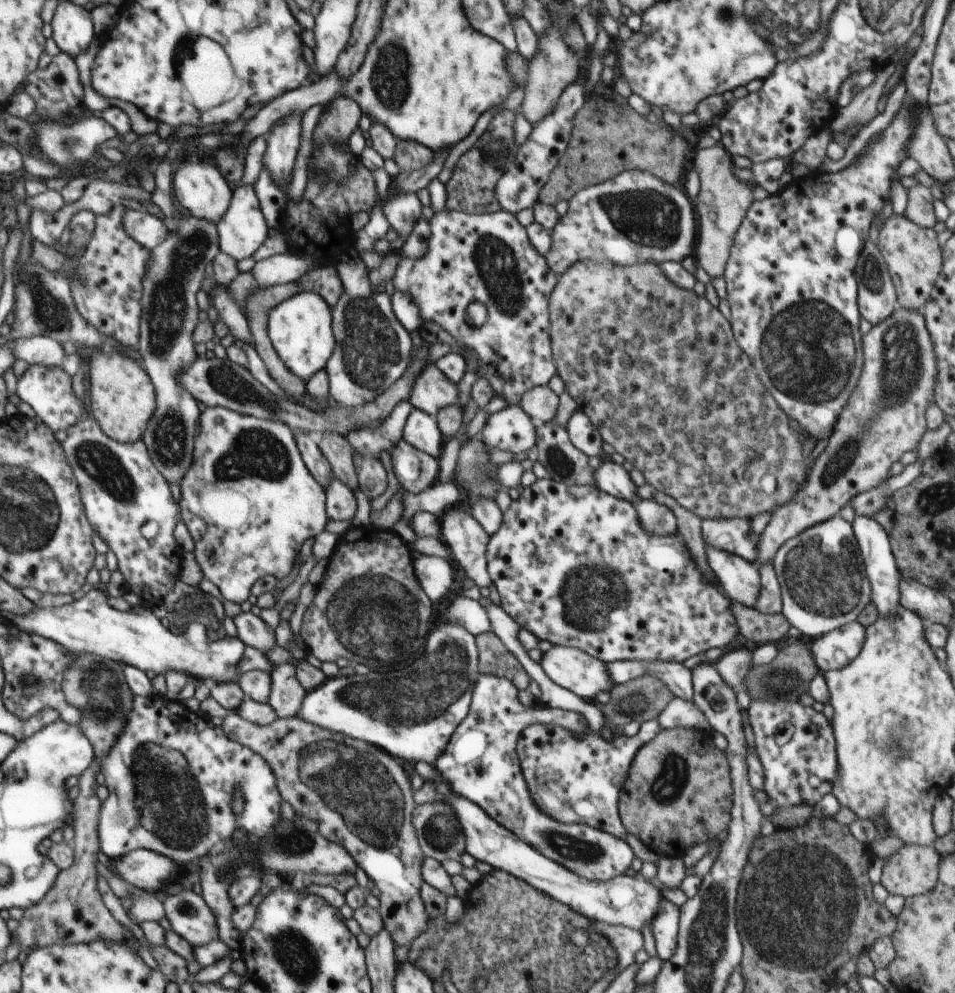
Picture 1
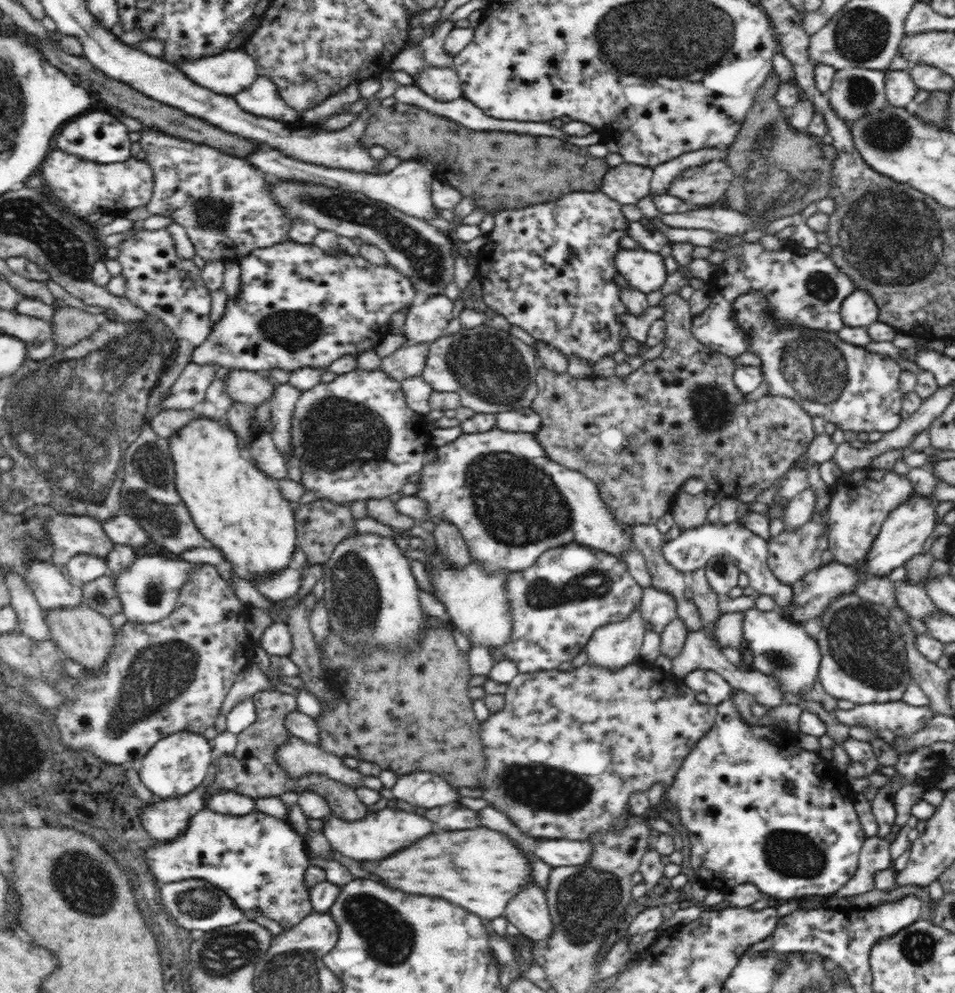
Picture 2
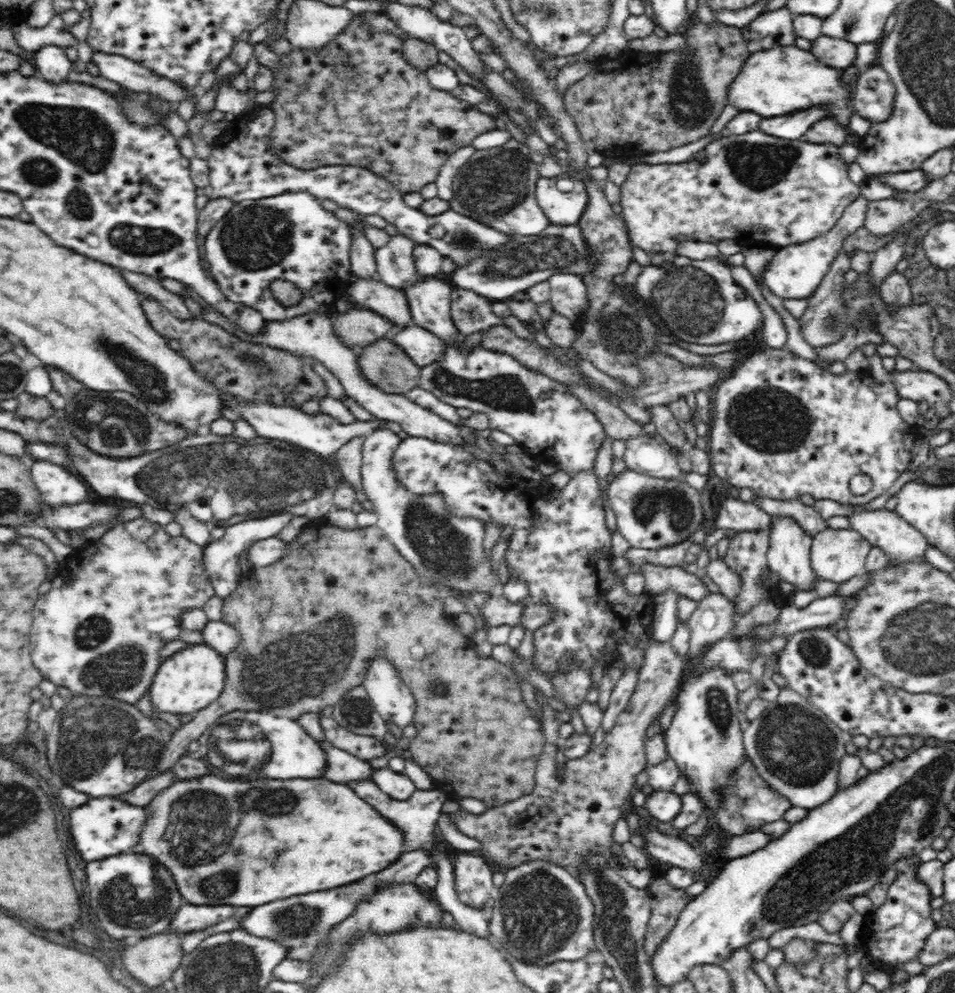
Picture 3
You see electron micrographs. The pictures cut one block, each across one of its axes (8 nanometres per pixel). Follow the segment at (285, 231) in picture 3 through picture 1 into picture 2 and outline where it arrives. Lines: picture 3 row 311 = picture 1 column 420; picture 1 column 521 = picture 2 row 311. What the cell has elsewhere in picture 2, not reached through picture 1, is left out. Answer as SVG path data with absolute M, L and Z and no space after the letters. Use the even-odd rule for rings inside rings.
M286 241L273 244L269 247L260 247L254 249L248 256L242 257L239 260L241 283L239 286L239 293L237 296L228 297L225 304L225 311L222 318L214 319L213 329L206 337L203 344L198 346L193 351L190 360L198 364L218 364L220 367L227 367L229 369L242 369L249 371L266 371L269 372L273 368L280 368L286 372L292 372L304 366L312 366L314 368L327 368L331 362L337 358L346 355L352 355L357 358L359 355L375 349L375 346L386 335L384 331L390 316L394 313L402 312L404 308L409 308L418 297L414 285L410 278L400 273L396 267L392 265L376 265L366 260L362 254L350 255L342 253L341 255L328 255L312 244L298 244L297 242Z

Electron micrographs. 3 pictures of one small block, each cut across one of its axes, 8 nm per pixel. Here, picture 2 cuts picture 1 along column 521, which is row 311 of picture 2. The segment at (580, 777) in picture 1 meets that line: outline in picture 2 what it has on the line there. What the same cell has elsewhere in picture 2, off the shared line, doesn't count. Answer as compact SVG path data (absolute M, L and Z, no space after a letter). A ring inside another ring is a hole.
M746 292L738 296L736 302L732 304L732 313L736 317L736 325L750 337L749 352L755 353L762 360L761 369L764 381L768 381L768 393L802 400L810 417L822 415L825 422L833 422L842 431L851 430L856 433L878 431L884 434L900 426L903 420L900 415L902 407L898 382L902 369L896 359L872 354L865 348L848 344L838 338L836 332L789 328L789 326L782 328L771 320L765 296L759 292Z

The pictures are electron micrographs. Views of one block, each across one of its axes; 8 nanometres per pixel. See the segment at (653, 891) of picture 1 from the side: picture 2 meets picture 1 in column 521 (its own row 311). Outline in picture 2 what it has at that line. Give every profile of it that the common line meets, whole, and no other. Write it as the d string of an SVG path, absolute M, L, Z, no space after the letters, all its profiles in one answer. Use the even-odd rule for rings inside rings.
M854 289L843 301L839 310L846 326L868 326L877 321L878 305L867 290Z

